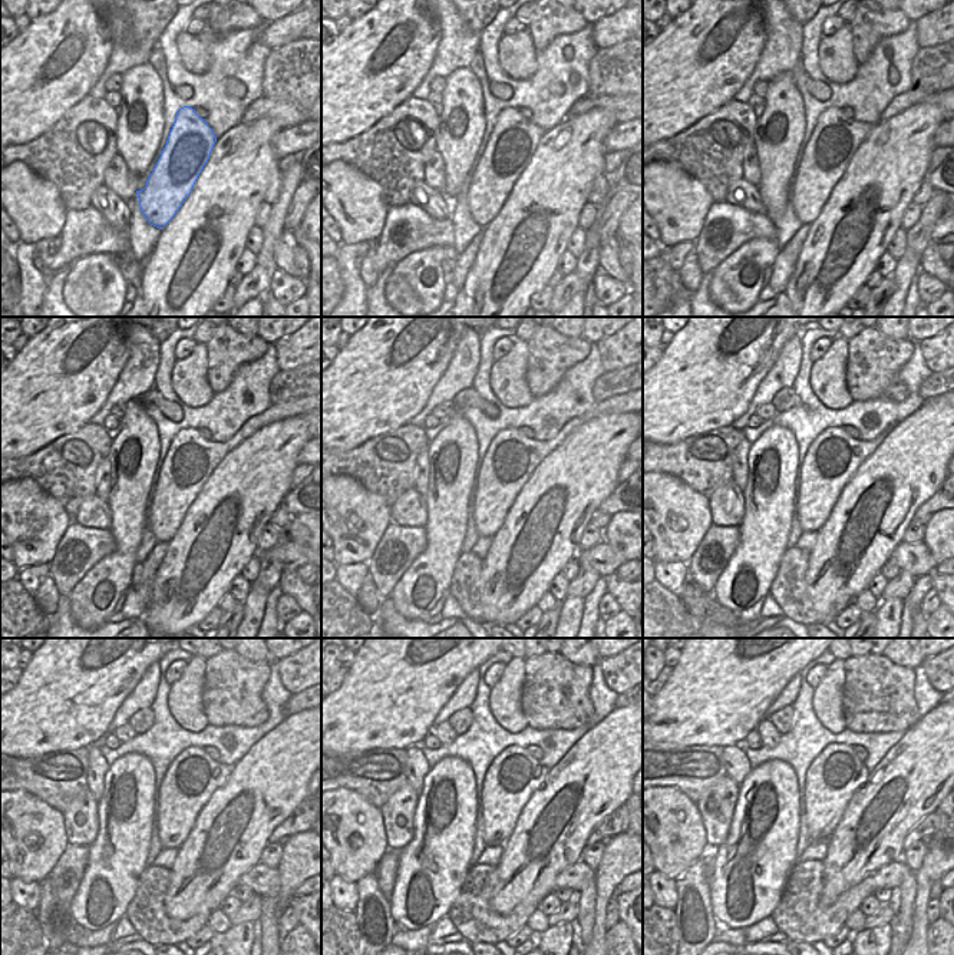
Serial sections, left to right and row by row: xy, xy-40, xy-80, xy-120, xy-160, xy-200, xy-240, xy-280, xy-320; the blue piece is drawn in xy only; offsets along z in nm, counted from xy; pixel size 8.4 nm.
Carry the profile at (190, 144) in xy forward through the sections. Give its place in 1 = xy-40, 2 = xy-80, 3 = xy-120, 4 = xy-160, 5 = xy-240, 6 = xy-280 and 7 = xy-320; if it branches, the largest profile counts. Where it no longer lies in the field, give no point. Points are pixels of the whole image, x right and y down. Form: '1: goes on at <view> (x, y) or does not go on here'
1: goes on at xy-40 (512, 141)
2: goes on at xy-80 (835, 138)
3: goes on at xy-120 (191, 459)
4: goes on at xy-160 (511, 458)
5: goes on at xy-240 (190, 780)
6: goes on at xy-280 (514, 775)
7: goes on at xy-320 (831, 780)

